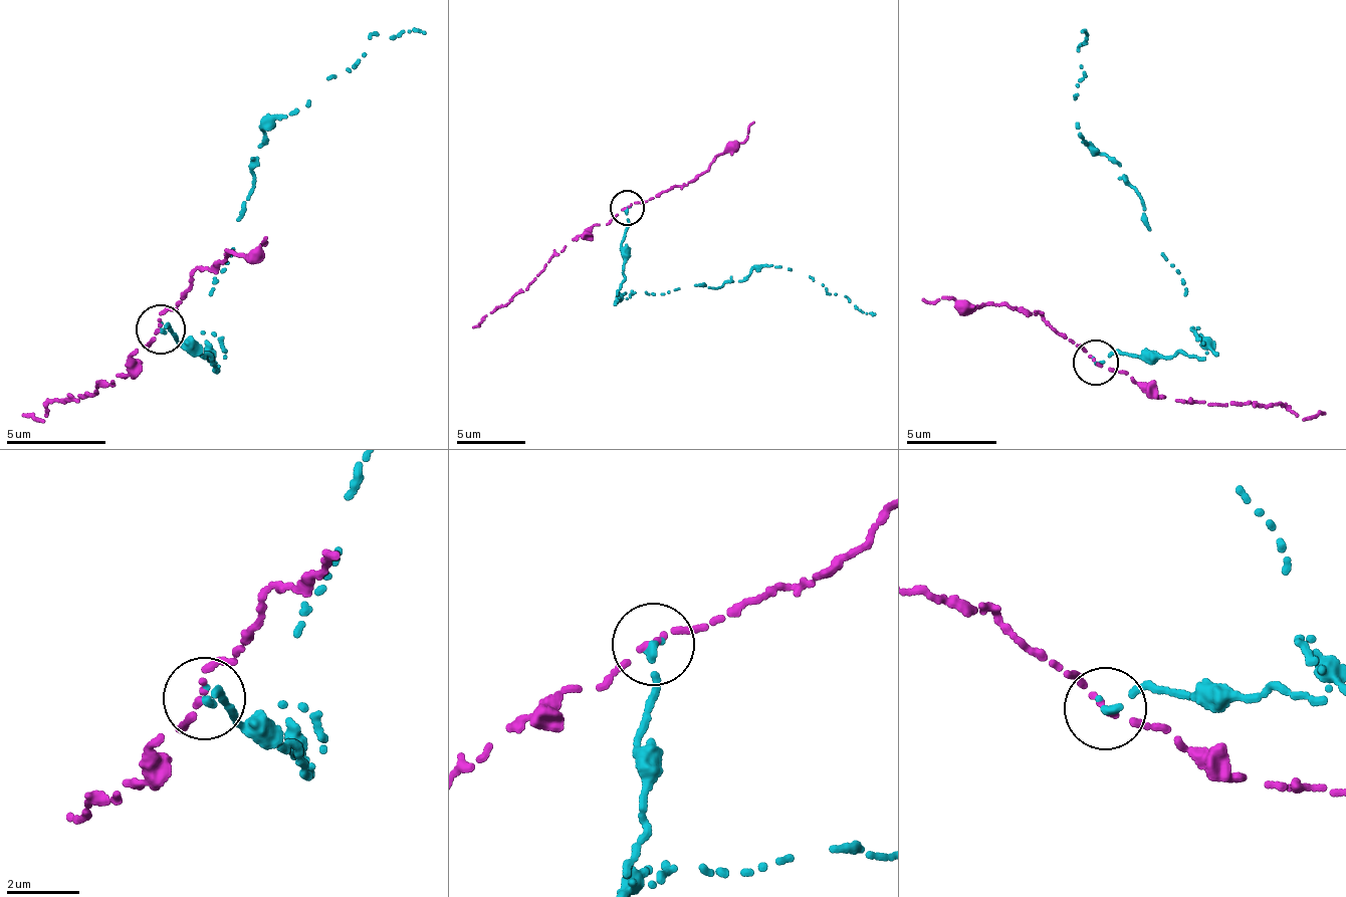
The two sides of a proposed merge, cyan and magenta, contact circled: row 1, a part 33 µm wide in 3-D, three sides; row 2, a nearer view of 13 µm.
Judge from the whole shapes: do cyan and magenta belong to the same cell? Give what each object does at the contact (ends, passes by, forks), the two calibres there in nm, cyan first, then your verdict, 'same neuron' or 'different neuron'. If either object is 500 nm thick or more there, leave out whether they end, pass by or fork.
cyan ends there; magenta passes by; 220 nm thick on the cyan side, 130 nm on the other; different neuron

